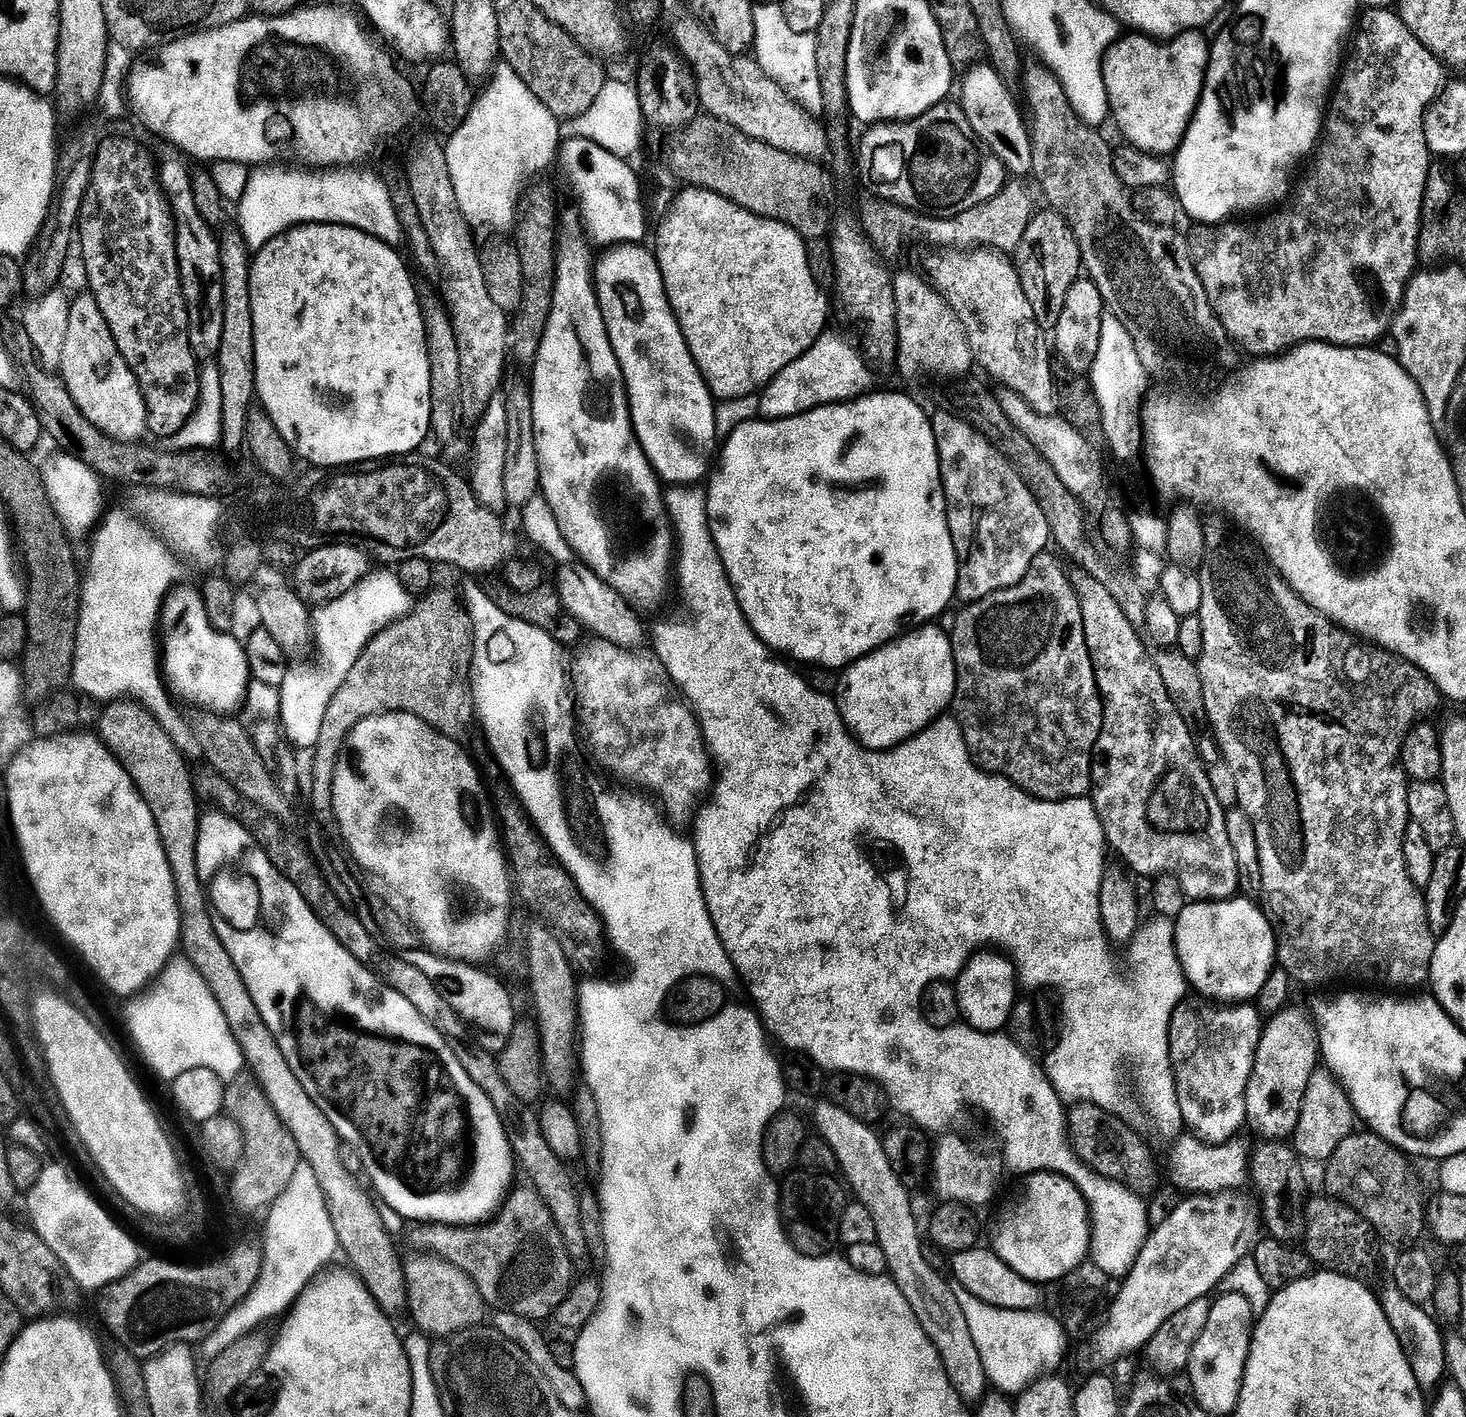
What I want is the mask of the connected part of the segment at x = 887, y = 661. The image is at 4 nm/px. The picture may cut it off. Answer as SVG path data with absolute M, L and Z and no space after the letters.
M920 626L907 636L901 635L890 644L872 652L870 658L860 663L860 712L876 712L876 724L868 728L912 728L916 736L929 724L941 719L944 711L953 707L958 685L956 654L952 649L952 637L936 626Z

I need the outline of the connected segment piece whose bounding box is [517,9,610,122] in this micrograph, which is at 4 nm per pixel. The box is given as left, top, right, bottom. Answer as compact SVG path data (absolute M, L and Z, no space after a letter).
M542 9L532 14L538 14L540 18L534 20L534 26L528 30L534 32L530 34L530 48L524 50L524 56L528 60L522 62L522 68L518 69L517 74L557 120L567 122L576 120L579 116L587 117L595 106L595 96L606 87L610 75L580 40L544 14Z

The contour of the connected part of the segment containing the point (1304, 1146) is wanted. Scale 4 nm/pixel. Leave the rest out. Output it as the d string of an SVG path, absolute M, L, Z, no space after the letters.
M1324 1066L1317 1067L1315 1074L1310 1078L1310 1086L1304 1095L1298 1126L1294 1133L1296 1155L1305 1161L1327 1162L1331 1160L1332 1155L1338 1150L1338 1146L1342 1146L1344 1139L1352 1135L1354 1131L1352 1123L1357 1123L1358 1117L1352 1106L1352 1096L1349 1089L1343 1083L1340 1085L1335 1078L1337 1079Z

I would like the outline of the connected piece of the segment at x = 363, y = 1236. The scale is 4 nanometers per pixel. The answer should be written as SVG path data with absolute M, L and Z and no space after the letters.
M240 980L211 981L209 985L211 992L215 994L215 998L217 998L220 1006L224 1010L224 1014L233 1030L234 1038L236 1038L241 1050L243 1050L249 1071L251 1072L252 1070L253 1074L258 1078L256 1080L257 1085L263 1090L265 1096L273 1101L275 1112L283 1122L284 1127L287 1128L288 1132L295 1138L295 1141L298 1142L300 1153L303 1154L305 1161L317 1174L319 1185L324 1190L329 1207L335 1218L343 1255L345 1256L346 1254L348 1256L357 1270L355 1273L359 1276L359 1279L364 1281L368 1292L379 1302L380 1307L389 1314L395 1314L395 1312L400 1311L406 1304L406 1276L404 1274L402 1260L376 1206L377 1201L370 1192L368 1194L362 1188L361 1184L352 1176L351 1172L342 1162L342 1156L340 1154L342 1141L335 1120L328 1115L325 1107L321 1103L319 1105L310 1096L307 1088L302 1084L300 1080L301 1075L297 1072L295 1065L293 1064L292 1066L290 1064L280 1046L282 1044L281 1039L270 1030L268 1024L264 1021L255 1006L249 987L245 987Z

